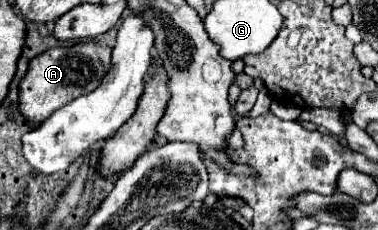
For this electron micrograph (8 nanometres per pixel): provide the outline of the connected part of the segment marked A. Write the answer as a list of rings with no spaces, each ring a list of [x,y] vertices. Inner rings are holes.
[[[99,41],[75,43],[71,47],[57,47],[37,55],[29,63],[29,71],[19,83],[21,115],[31,125],[43,123],[43,119],[47,119],[51,111],[57,111],[59,107],[63,107],[63,103],[69,103],[79,95],[91,93],[101,83],[103,75],[109,71],[109,63],[111,63],[111,47]]]

